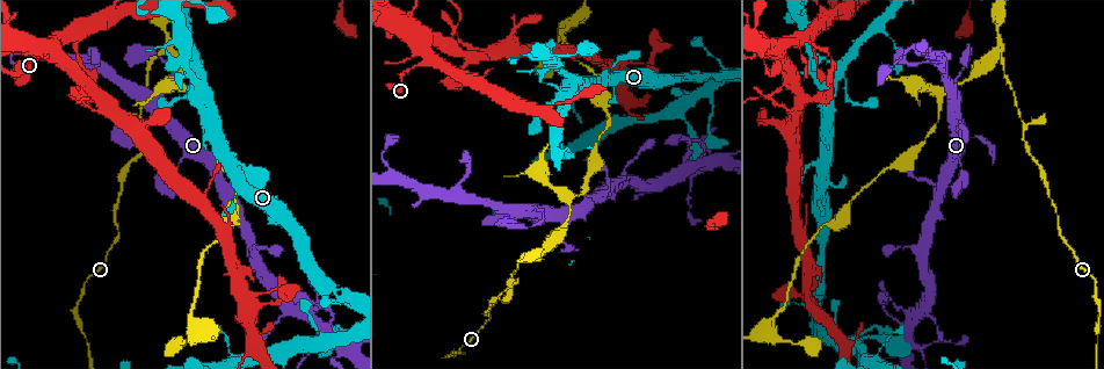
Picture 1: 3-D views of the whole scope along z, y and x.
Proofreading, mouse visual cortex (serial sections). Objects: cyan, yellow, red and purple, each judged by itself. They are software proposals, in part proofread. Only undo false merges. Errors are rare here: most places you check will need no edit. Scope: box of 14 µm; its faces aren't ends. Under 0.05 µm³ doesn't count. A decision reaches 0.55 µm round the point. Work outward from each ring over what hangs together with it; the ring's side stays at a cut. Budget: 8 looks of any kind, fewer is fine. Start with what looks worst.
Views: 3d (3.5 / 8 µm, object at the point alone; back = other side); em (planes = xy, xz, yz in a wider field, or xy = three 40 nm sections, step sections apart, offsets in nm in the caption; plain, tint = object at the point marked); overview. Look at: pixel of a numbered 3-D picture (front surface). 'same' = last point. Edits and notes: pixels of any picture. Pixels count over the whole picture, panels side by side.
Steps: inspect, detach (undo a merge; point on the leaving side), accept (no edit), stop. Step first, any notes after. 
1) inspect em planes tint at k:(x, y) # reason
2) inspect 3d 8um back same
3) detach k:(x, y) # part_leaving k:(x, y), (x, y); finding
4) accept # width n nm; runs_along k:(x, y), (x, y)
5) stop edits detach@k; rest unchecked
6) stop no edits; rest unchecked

inspect em xy step 5 tint at 1:(1025, 126) # a fork

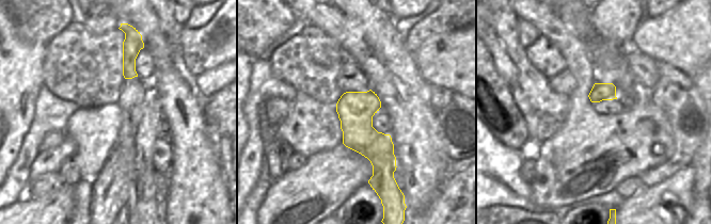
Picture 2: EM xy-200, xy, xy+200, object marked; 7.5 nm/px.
inspect 3d 3.5um same # wider look

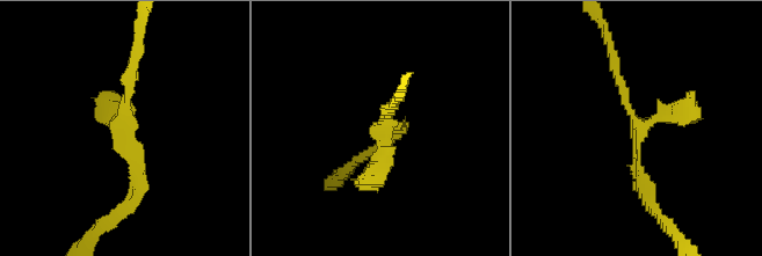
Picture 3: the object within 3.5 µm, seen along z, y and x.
accept # continuous, no second cell

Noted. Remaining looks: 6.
inspect 3d 3.5um at 1:(169, 49) # sudden change in width

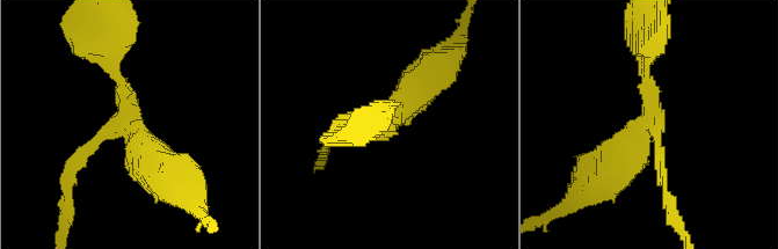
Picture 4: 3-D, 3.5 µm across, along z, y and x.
inspect em xy step 2 tint at 4:(123, 123) # arms 3; arm_widths 150, 150, 450 nm

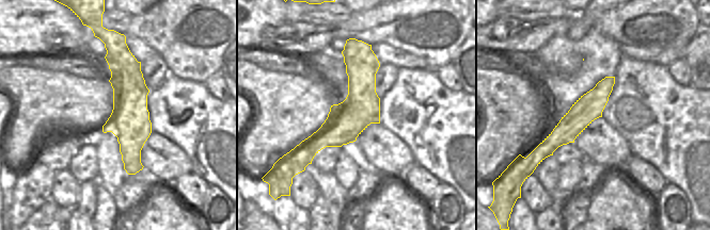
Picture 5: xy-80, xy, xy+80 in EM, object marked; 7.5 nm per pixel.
accept # runs_along 4:(328, 139), (382, 130), (424, 82); all the same cell

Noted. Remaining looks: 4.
inspect em xy step 2 tint at 1:(36, 50)

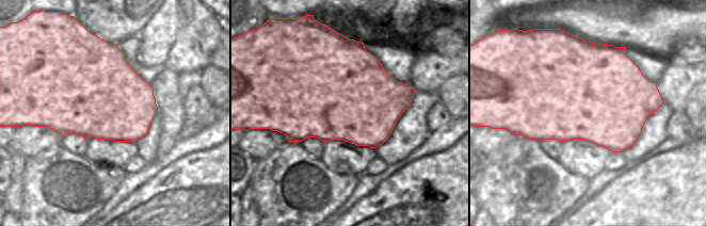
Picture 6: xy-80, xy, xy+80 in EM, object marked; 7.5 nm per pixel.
inspect 3d 3.5um back same # see where the arms go

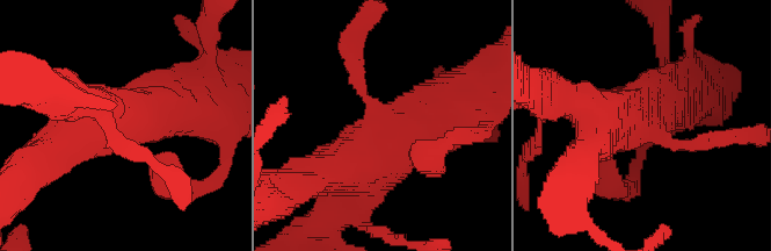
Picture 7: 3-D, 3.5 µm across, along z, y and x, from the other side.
accept # runs_along 7:(336, 188), (462, 114); all the same cell

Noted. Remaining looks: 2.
stop no edits; rest unchecked

